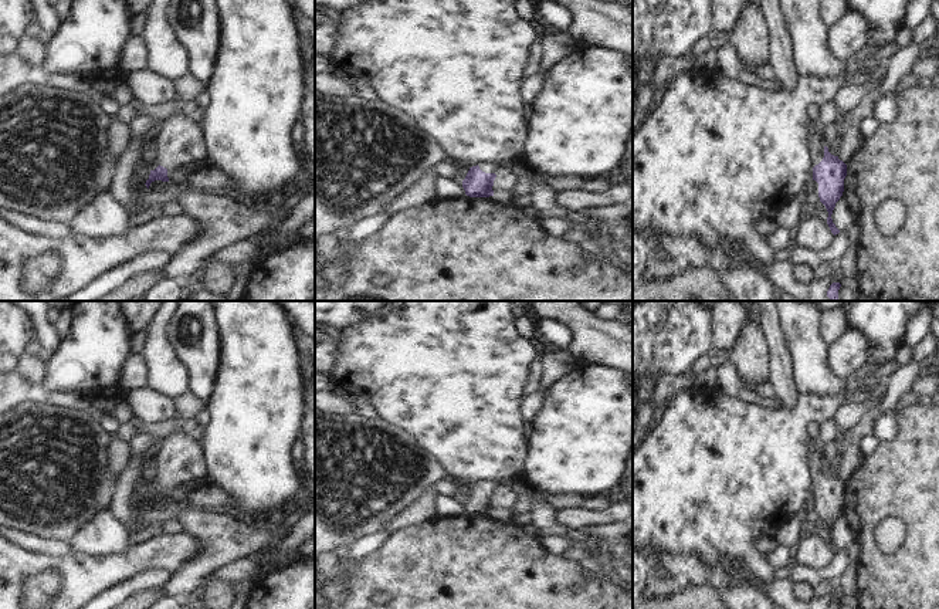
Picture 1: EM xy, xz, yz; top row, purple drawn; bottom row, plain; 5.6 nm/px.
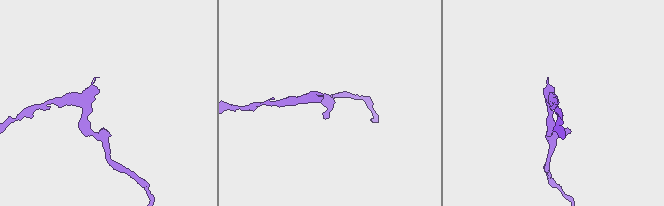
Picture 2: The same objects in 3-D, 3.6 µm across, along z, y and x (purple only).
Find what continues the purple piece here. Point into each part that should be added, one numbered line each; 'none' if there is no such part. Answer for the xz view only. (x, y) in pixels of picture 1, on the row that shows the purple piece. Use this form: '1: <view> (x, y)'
1: xz (488, 168)

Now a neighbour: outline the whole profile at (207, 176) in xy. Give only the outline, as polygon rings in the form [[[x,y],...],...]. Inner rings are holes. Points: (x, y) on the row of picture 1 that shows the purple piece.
[[[211,163],[194,165],[187,175],[187,183],[204,190],[218,190],[231,180]]]

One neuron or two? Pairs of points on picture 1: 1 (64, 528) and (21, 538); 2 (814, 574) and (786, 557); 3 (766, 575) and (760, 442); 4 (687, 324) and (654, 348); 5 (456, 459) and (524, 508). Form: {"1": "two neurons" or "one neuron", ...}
{"1": "two neurons", "2": "two neurons", "3": "one neuron", "4": "one neuron", "5": "two neurons"}

